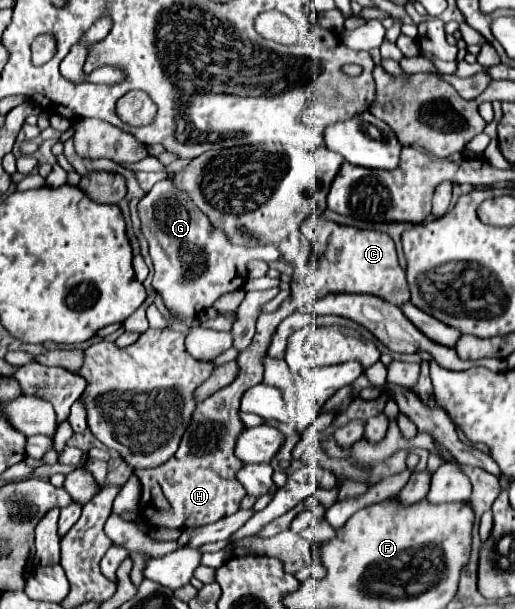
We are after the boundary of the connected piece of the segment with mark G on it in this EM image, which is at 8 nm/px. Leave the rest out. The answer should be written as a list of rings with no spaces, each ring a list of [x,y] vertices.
[[[172,180],[156,182],[138,202],[138,212],[154,264],[152,286],[162,296],[166,308],[180,318],[194,318],[204,308],[210,308],[222,294],[242,288],[248,260],[260,258],[276,262],[280,258],[276,246],[232,246]]]

